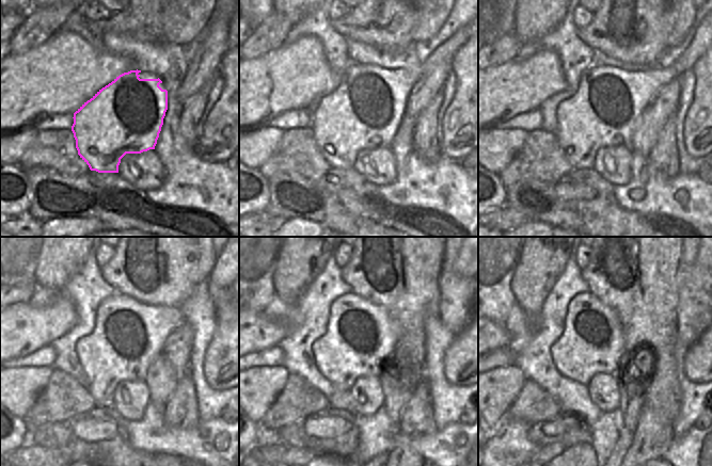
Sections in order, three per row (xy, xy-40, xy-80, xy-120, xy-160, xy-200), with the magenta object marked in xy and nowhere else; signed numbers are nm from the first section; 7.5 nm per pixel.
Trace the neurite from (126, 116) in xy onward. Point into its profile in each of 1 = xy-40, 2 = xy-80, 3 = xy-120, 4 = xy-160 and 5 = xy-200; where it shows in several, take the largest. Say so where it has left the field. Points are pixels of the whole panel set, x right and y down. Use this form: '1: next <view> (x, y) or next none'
1: next xy-40 (365, 111)
2: next xy-80 (603, 112)
3: next xy-120 (120, 348)
4: next xy-160 (356, 343)
5: next xy-200 (592, 342)

